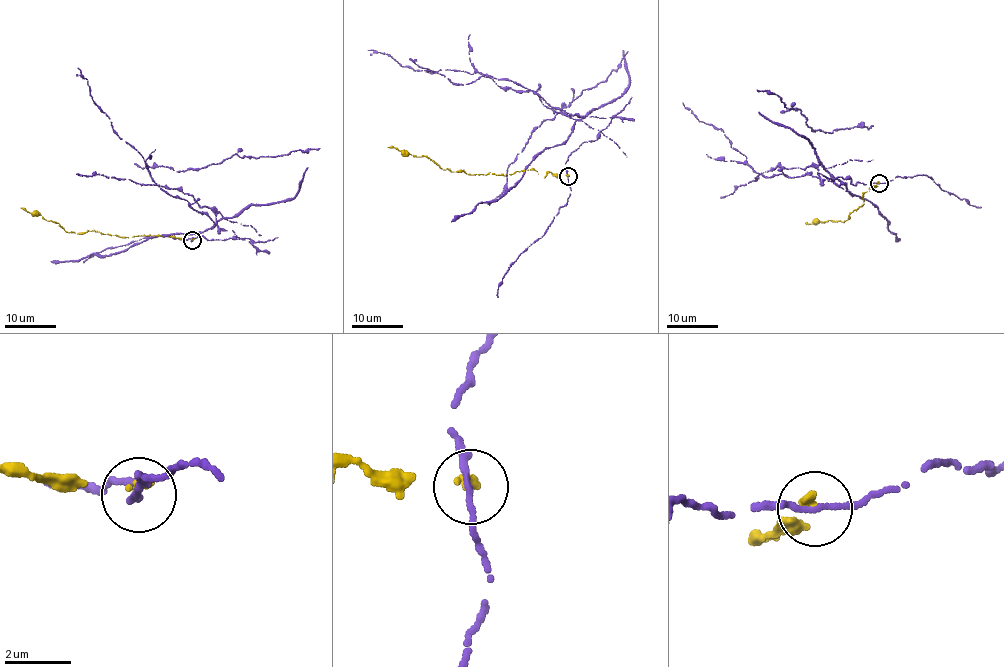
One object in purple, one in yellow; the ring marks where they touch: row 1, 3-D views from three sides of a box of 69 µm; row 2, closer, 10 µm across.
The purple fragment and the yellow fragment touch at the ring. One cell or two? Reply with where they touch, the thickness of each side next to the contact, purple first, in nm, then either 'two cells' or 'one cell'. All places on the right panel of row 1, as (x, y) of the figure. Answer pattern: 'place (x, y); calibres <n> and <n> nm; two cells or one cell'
place (879, 183); calibres 170 and 240 nm; two cells

